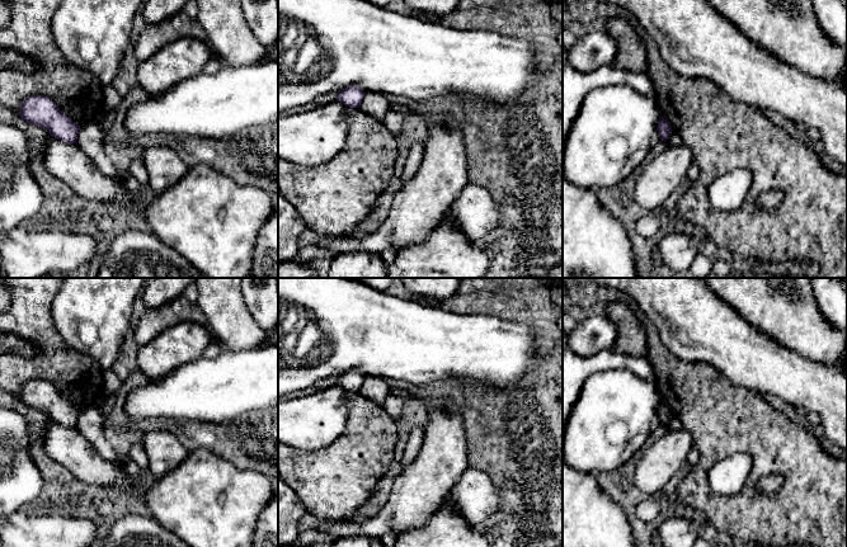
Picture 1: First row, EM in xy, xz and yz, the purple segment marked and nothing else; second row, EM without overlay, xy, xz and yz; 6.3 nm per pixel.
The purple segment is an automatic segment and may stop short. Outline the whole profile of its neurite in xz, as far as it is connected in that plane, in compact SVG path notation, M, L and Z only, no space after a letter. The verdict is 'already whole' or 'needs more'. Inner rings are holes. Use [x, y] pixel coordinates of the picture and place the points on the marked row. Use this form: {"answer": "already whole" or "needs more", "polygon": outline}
{"answer": "already whole", "polygon": "M349 85L342 90L338 91L339 95L337 98L337 102L343 103L347 107L350 108L359 108L362 99L364 96L364 91L357 86L357 85Z"}

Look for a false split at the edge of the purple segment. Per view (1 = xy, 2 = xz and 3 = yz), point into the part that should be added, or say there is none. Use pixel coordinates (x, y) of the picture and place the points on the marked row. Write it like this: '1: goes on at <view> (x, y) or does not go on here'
1: does not go on here
2: does not go on here
3: does not go on here

